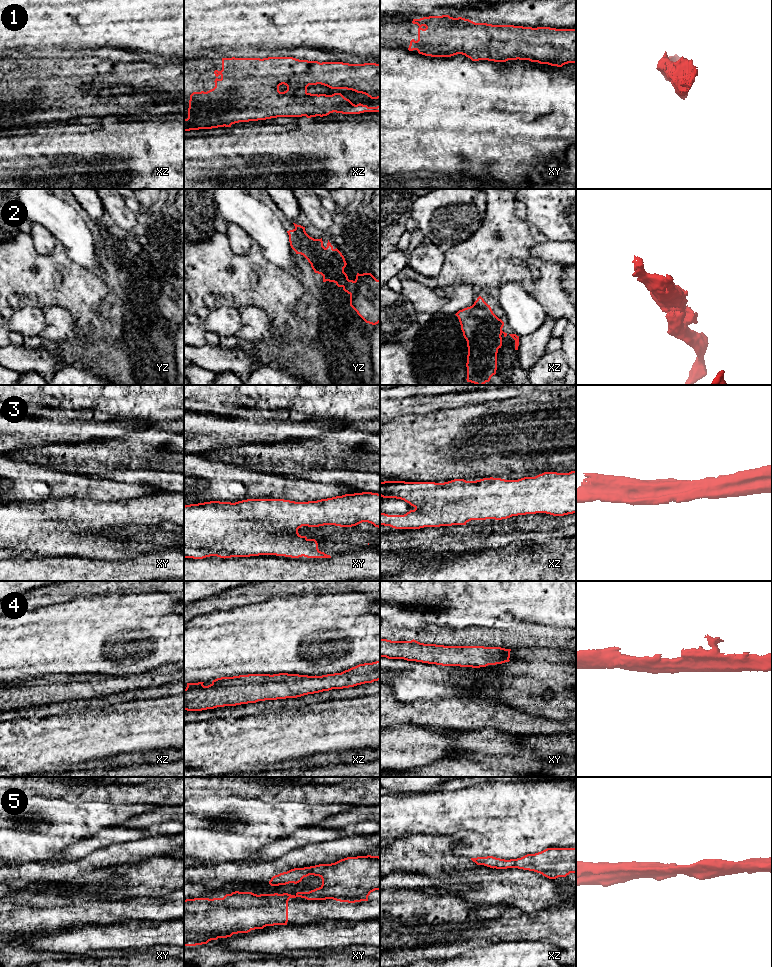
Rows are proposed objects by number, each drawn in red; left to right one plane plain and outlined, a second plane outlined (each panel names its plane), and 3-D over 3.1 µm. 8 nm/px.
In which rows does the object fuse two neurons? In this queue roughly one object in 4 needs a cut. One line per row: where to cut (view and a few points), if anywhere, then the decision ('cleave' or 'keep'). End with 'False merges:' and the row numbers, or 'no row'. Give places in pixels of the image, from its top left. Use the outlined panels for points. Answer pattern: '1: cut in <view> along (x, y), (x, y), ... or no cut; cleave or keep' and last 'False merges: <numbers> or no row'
1: no cut; keep
2: cut in yz along (344, 267), (333, 266), (323, 277); cleave
3: no cut; keep
4: no cut; keep
5: no cut; keep
False merges: 2

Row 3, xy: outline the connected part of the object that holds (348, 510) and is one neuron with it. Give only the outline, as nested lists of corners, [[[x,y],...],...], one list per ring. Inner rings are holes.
[[[362,492],[345,494],[327,499],[308,502],[295,502],[284,499],[247,499],[231,502],[210,501],[184,506],[184,558],[203,559],[210,556],[220,558],[276,555],[291,558],[331,558],[318,549],[315,539],[301,536],[298,529],[302,526],[319,527],[335,525],[352,527],[368,522],[380,528],[380,494]]]

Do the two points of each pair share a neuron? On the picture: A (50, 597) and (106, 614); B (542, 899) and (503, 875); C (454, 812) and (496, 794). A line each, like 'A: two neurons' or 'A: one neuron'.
A: two neurons
B: one neuron
C: one neuron

